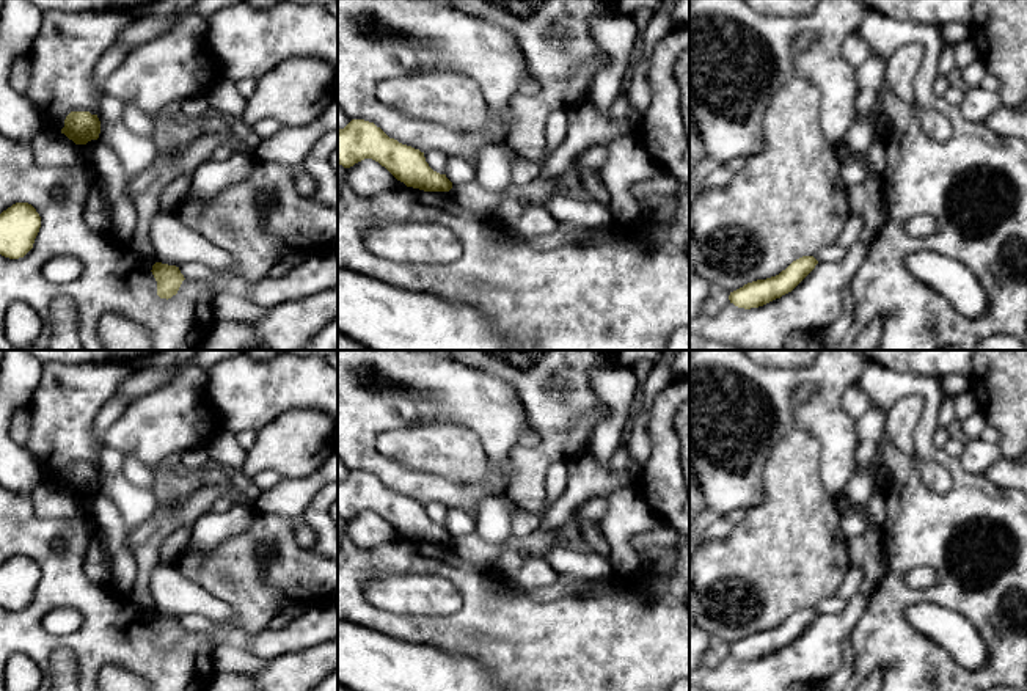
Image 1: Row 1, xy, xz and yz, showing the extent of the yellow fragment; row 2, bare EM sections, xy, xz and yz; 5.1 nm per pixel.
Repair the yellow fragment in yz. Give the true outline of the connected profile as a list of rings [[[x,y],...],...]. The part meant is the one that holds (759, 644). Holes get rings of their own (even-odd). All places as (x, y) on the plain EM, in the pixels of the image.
[[[802,608],[793,612],[779,627],[757,631],[730,644],[729,652],[738,660],[751,661],[763,658],[791,644],[818,616],[813,608]]]

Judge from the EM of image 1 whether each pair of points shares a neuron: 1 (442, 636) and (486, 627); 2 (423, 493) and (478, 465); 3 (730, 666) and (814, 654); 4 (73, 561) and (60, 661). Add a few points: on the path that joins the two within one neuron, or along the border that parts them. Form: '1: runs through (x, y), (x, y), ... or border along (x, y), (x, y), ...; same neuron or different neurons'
1: runs through (453, 633), (475, 630); same neuron
2: border along (413, 468), (451, 481), (484, 481); different neurons
3: runs through (751, 669), (781, 669), (793, 663); same neuron
4: border along (51, 655), (68, 649), (77, 674); different neurons

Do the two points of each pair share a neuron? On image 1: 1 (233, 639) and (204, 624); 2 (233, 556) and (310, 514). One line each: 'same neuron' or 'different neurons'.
1: same neuron
2: same neuron

